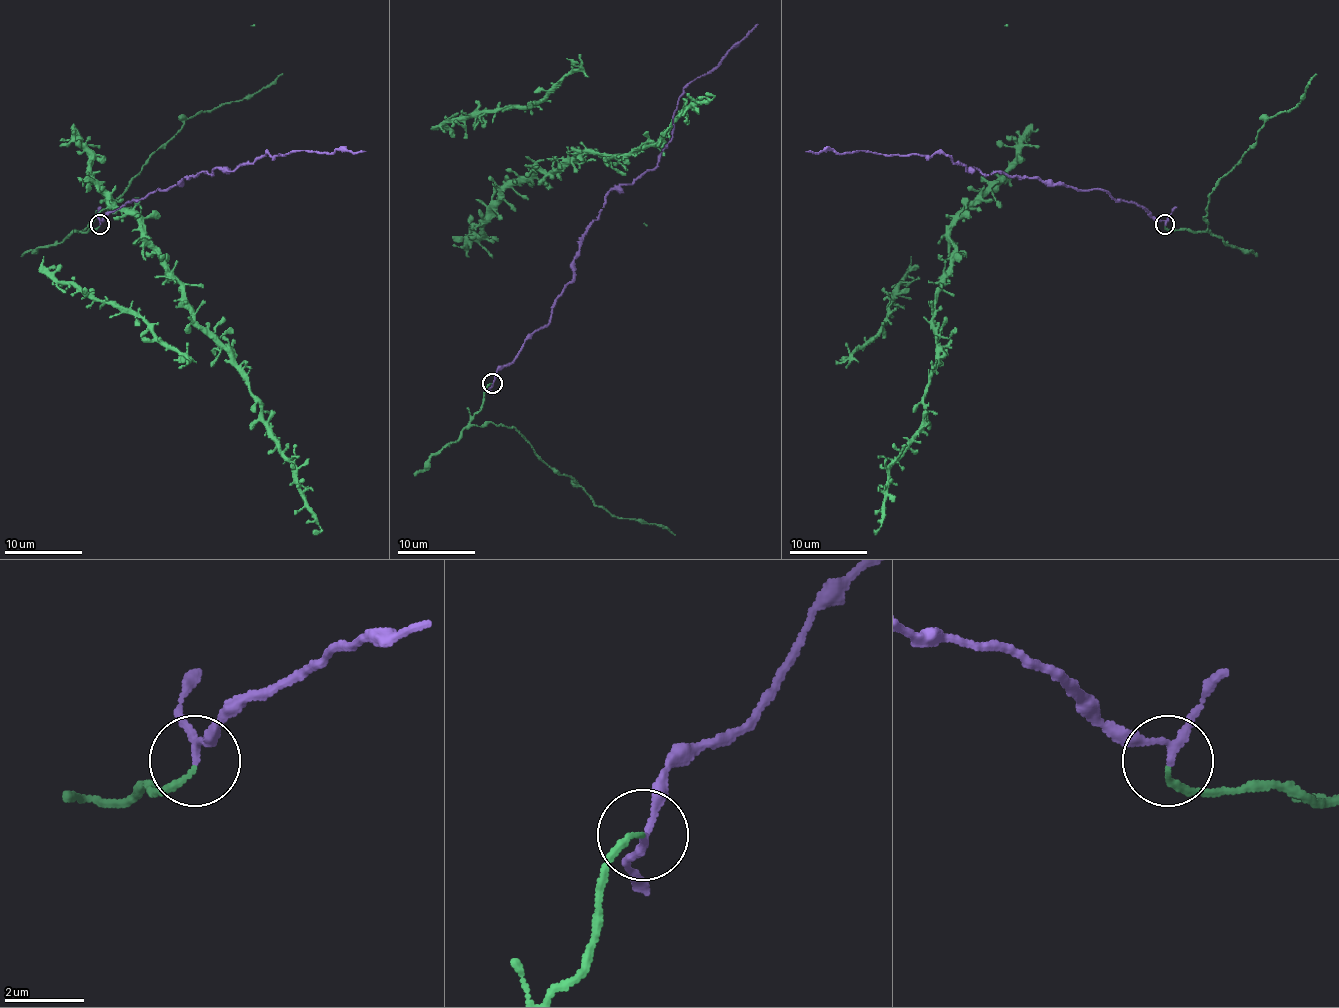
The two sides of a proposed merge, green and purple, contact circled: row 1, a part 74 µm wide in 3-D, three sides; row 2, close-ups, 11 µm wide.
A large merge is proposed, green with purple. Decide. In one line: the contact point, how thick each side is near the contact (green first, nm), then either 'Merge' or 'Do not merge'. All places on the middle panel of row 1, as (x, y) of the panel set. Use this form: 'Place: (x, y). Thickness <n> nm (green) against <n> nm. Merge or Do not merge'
Place: (492, 383). Thickness 140 nm (green) against 160 nm. Merge

